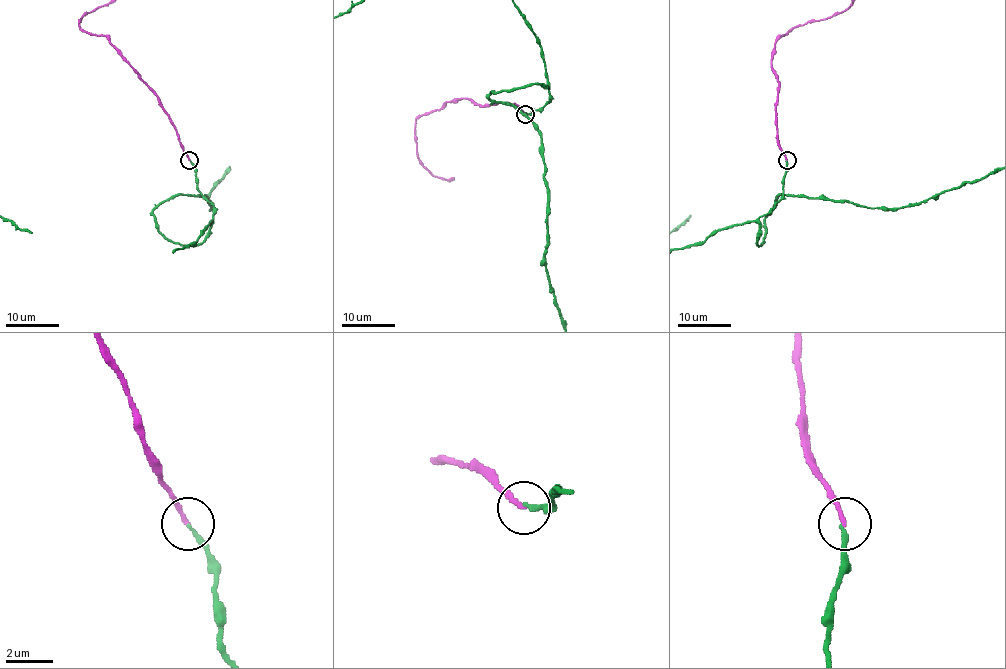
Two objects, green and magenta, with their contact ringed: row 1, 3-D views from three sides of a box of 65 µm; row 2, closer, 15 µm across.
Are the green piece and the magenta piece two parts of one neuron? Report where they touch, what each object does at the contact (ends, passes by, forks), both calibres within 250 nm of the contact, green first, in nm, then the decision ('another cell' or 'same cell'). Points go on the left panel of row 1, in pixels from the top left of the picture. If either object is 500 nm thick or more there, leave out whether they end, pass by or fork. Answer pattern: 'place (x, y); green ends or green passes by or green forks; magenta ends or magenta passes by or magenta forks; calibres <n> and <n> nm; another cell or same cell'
place (189, 160); green ends; magenta ends; calibres 170 and 190 nm; same cell

